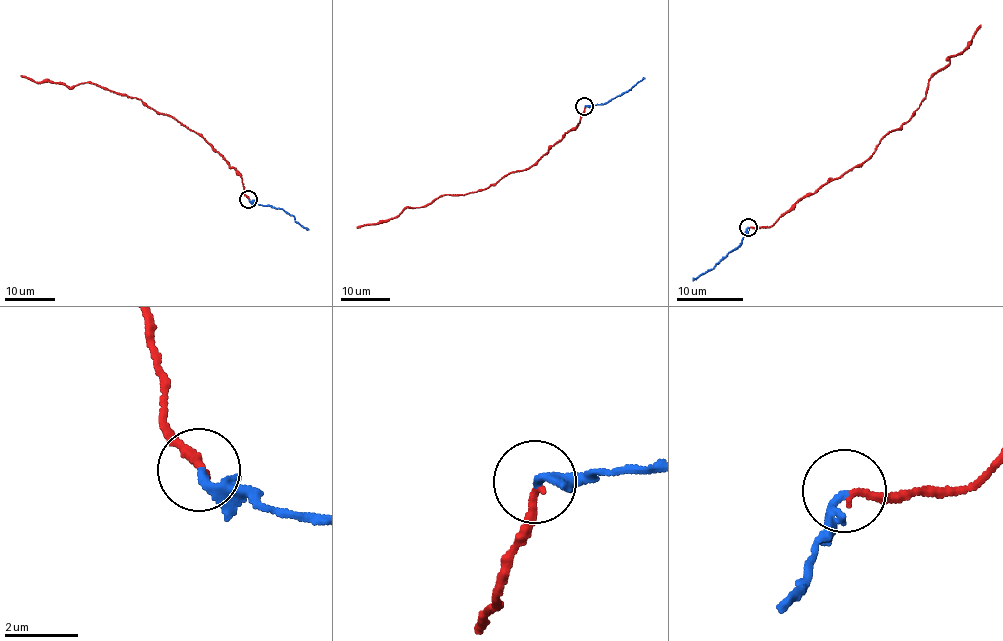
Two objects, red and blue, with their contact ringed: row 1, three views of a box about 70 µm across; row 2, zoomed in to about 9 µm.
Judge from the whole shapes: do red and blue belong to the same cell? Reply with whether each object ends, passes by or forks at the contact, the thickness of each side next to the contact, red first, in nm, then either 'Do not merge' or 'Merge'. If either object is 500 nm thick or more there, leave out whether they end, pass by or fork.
At the ring red ends. At the ring blue ends. Thickness 200 nm (red) against 240 nm. Do not merge

